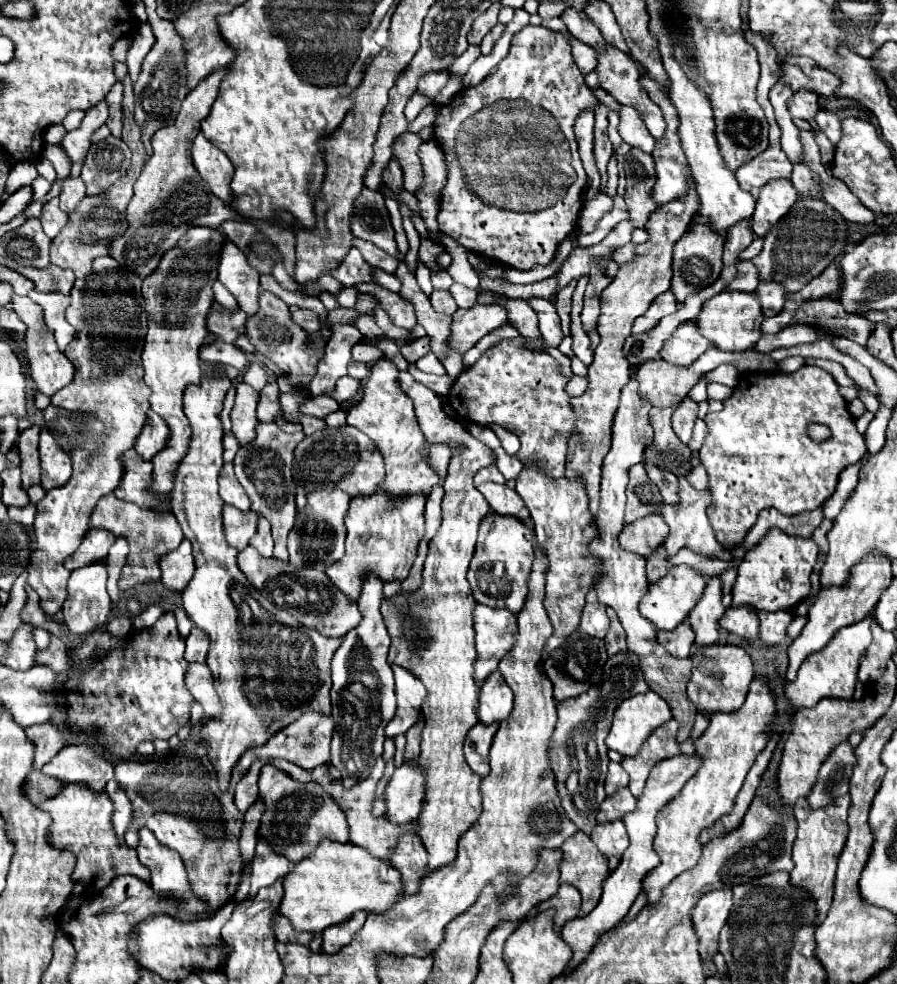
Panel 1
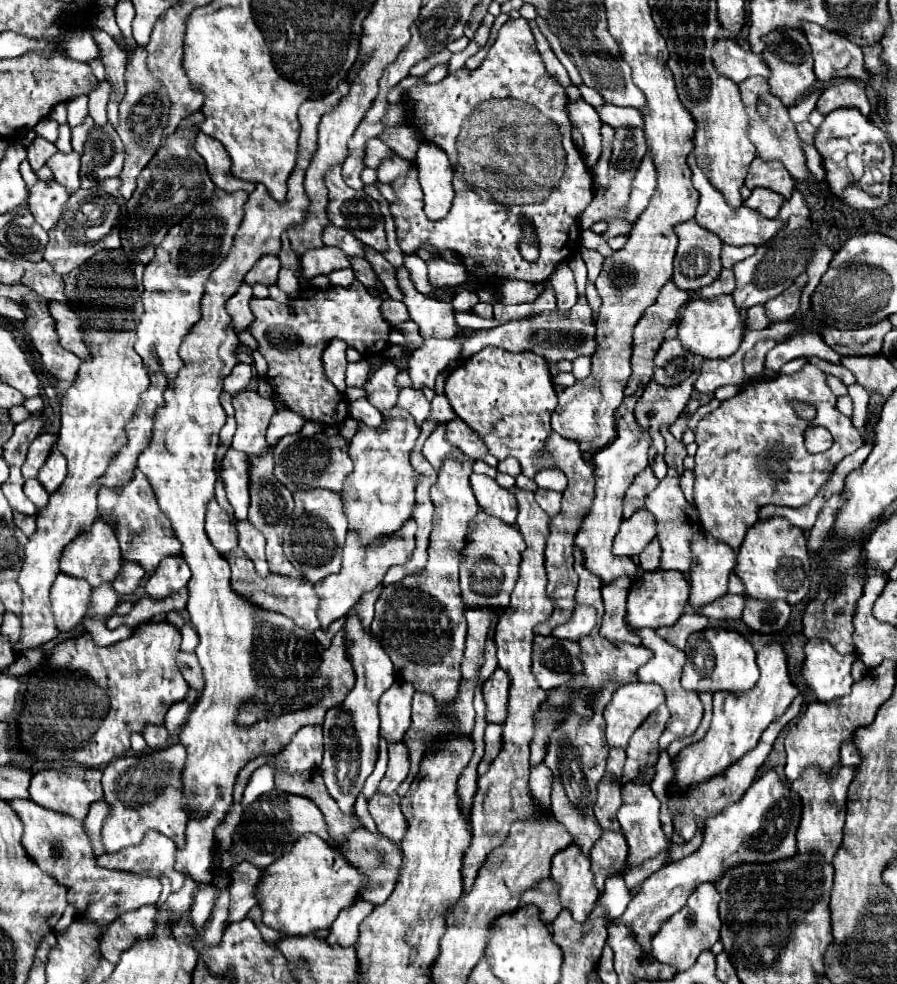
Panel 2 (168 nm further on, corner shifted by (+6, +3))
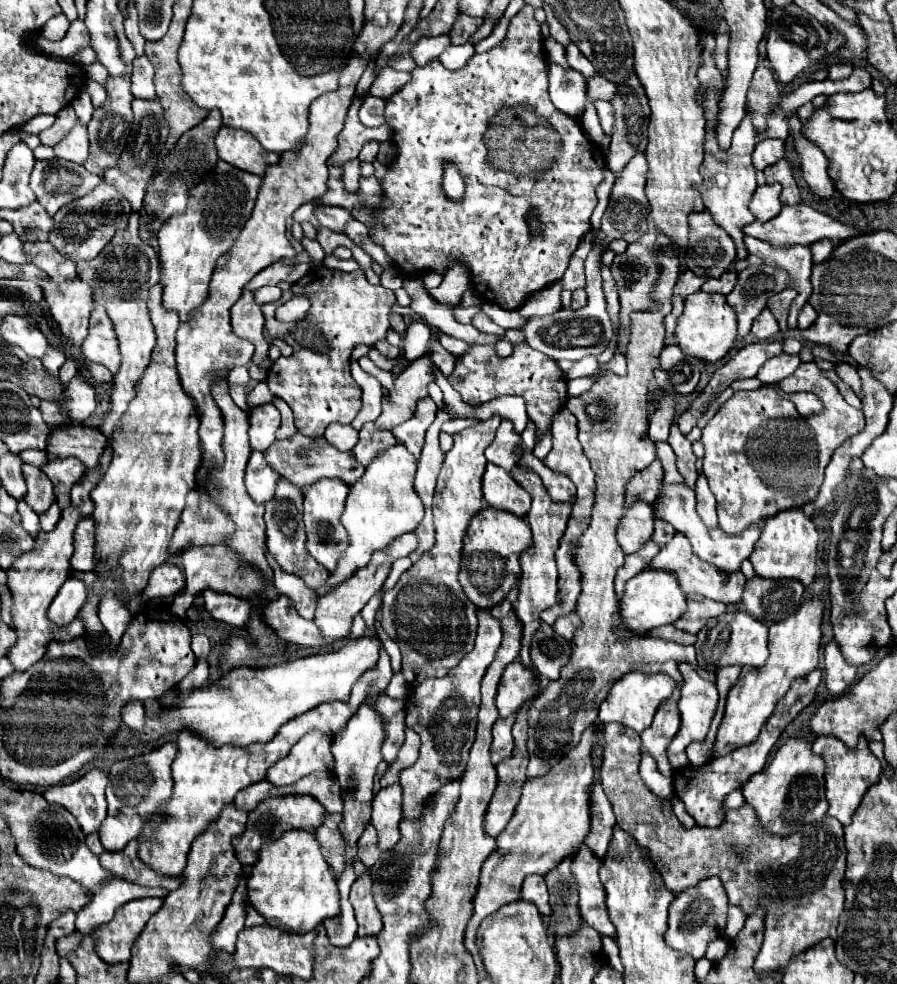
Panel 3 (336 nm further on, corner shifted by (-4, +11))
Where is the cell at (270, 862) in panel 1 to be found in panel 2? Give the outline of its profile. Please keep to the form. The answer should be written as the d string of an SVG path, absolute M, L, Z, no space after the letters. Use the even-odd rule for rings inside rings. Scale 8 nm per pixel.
M249 862L235 866L235 870L231 872L231 904L225 926L241 922L247 916L247 912L257 904L257 882L261 880L261 874L263 870L257 866L249 866Z

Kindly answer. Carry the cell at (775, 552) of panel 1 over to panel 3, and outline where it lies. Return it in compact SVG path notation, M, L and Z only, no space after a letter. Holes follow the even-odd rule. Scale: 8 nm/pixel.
M801 508L783 510L767 518L761 526L761 536L749 560L755 568L755 574L761 578L795 578L807 588L815 580L817 562L817 530L811 518L805 516Z

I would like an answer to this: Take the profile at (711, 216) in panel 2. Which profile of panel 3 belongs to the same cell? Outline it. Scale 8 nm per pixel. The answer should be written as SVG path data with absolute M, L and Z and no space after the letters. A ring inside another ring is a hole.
M797 204L797 206L783 206L781 214L771 218L769 222L751 222L747 226L743 226L743 234L745 236L753 236L753 238L759 238L759 240L767 240L775 246L795 246L795 244L803 244L803 246L809 246L817 240L823 240L823 238L831 238L831 240L845 240L845 238L851 238L857 234L857 230L853 228L847 228L845 224L833 220L831 216L823 214L823 212L817 212L813 210L811 206L807 204Z

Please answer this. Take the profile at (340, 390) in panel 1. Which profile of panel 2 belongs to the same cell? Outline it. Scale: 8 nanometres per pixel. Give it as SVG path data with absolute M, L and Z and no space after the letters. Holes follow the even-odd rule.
M359 360L355 364L349 364L349 374L347 374L347 386L363 386L369 380L371 364L369 360Z

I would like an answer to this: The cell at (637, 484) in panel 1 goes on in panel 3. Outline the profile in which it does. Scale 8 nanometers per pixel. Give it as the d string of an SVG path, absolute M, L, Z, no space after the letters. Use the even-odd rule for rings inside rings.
M651 462L645 470L641 470L637 476L633 476L627 484L627 504L633 504L637 500L645 500L649 504L657 498L657 488L661 480L661 462Z

